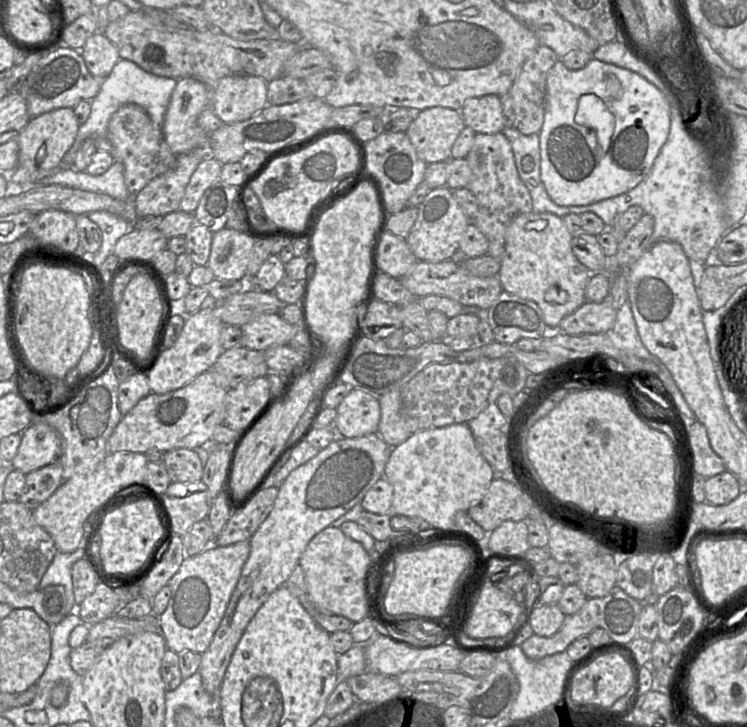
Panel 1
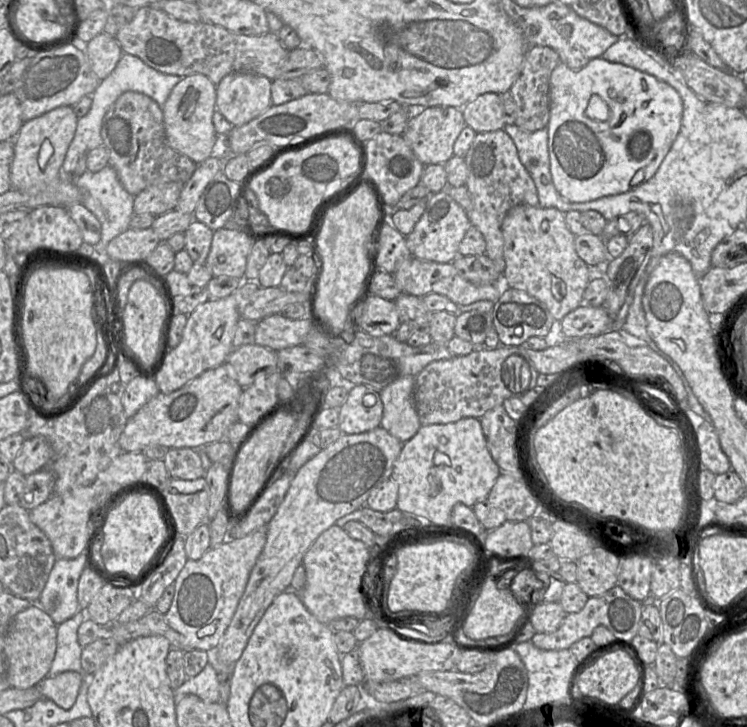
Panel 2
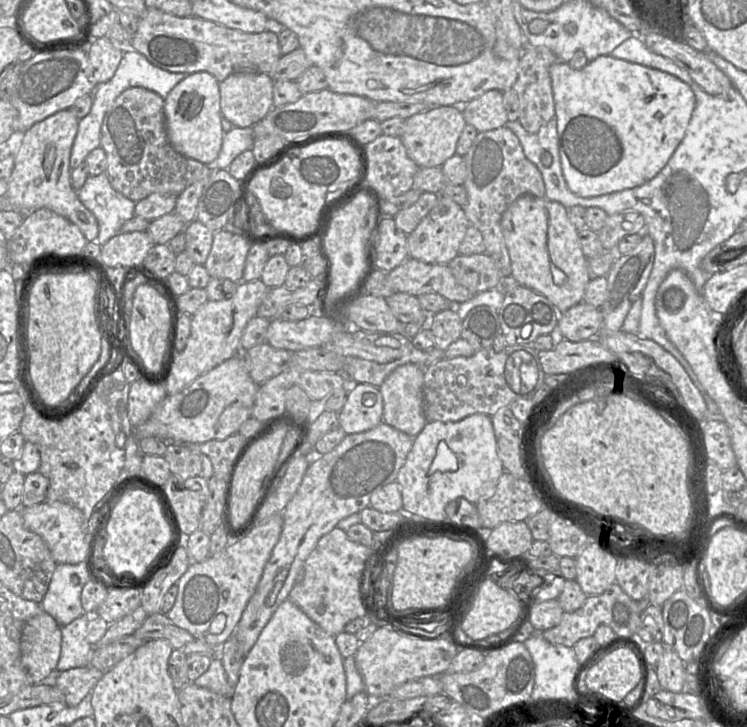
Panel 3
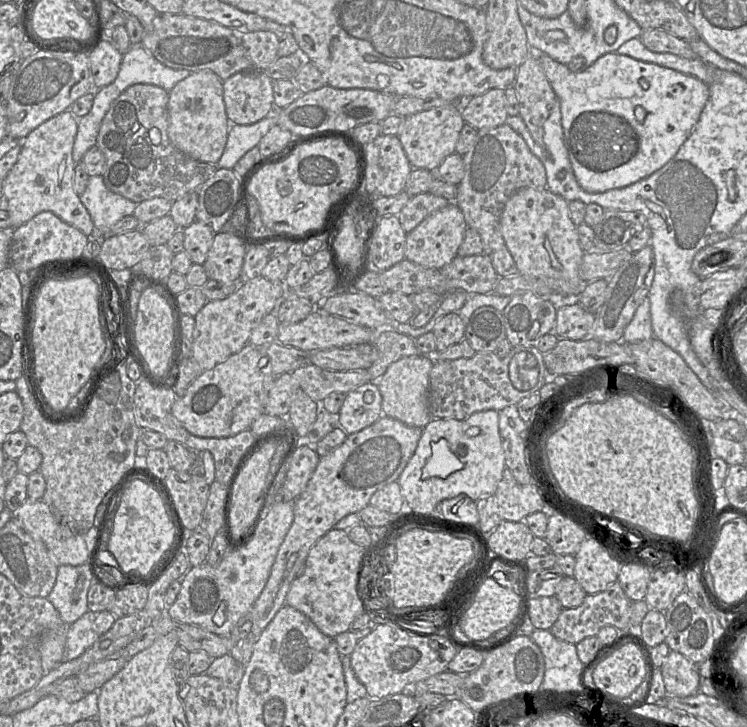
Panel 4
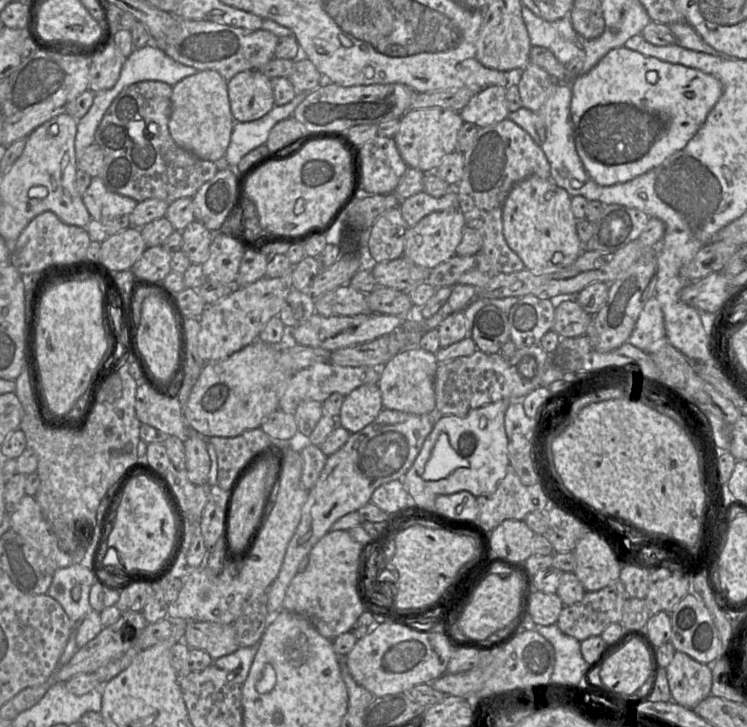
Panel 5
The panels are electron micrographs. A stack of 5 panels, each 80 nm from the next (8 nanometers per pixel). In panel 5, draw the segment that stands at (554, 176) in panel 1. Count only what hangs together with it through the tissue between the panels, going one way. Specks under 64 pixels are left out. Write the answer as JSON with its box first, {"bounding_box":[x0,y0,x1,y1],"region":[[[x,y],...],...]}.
{"bounding_box":[529,46,722,186],"region":[[[532,46],[529,62],[543,68],[556,82],[571,86],[570,120],[575,148],[590,178],[602,186],[628,182],[683,149],[722,94],[721,82],[712,75],[645,56],[624,46],[610,50],[590,71],[572,79],[566,67],[544,47]]]}

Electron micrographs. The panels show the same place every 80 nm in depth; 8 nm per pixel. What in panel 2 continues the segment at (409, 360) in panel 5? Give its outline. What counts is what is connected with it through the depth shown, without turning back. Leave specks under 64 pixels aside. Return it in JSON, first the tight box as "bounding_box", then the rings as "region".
{"bounding_box":[380,377,421,443],"region":[[[415,377],[393,381],[380,392],[383,416],[380,426],[402,443],[420,429],[421,422],[414,402]]]}

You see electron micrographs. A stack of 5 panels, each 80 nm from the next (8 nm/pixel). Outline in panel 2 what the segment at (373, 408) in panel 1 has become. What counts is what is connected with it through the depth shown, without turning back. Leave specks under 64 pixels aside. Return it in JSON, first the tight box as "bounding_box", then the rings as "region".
{"bounding_box":[338,385,383,435],"region":[[[364,385],[349,386],[348,398],[339,408],[338,428],[351,435],[379,427],[383,416],[380,393]]]}

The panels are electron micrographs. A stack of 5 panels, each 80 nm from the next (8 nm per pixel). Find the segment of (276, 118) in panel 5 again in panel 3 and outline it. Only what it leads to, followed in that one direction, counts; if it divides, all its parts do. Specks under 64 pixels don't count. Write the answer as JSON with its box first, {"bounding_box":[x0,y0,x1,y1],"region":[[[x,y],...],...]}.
{"bounding_box":[207,127,254,169],"region":[[[233,127],[229,132],[224,134],[222,146],[218,157],[213,165],[207,165],[213,169],[228,169],[232,161],[243,151],[252,149],[254,144],[253,127]]]}

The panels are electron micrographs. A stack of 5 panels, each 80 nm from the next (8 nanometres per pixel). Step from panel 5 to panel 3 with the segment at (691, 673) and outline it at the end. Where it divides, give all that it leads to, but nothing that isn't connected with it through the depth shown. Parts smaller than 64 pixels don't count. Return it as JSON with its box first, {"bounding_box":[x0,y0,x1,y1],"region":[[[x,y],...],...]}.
{"bounding_box":[655,648,687,693],"region":[[[666,648],[655,666],[661,688],[674,693],[683,691],[687,673],[685,664],[672,648]]]}

